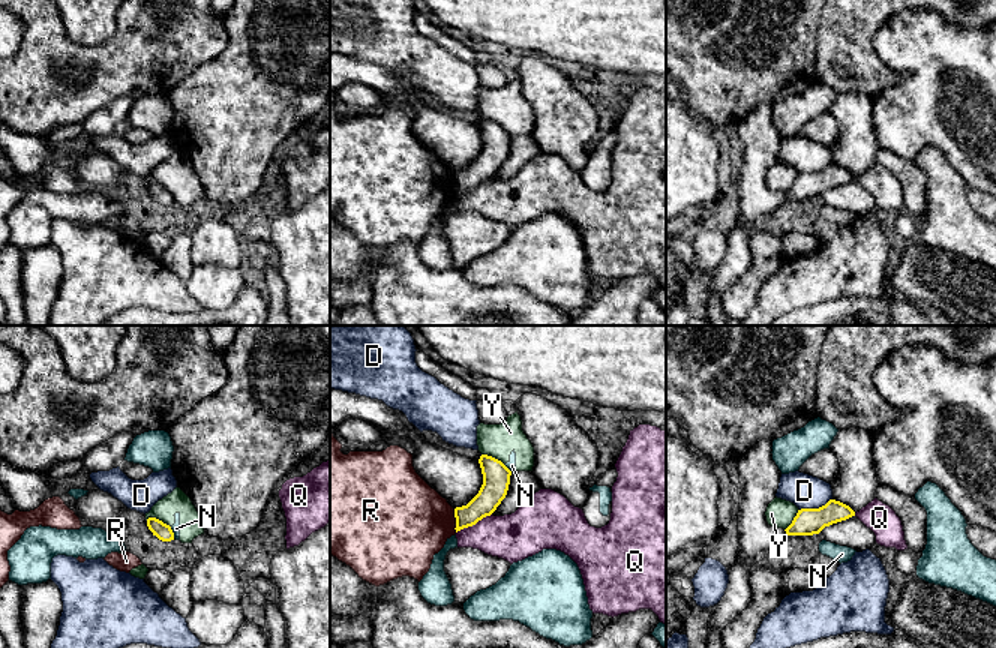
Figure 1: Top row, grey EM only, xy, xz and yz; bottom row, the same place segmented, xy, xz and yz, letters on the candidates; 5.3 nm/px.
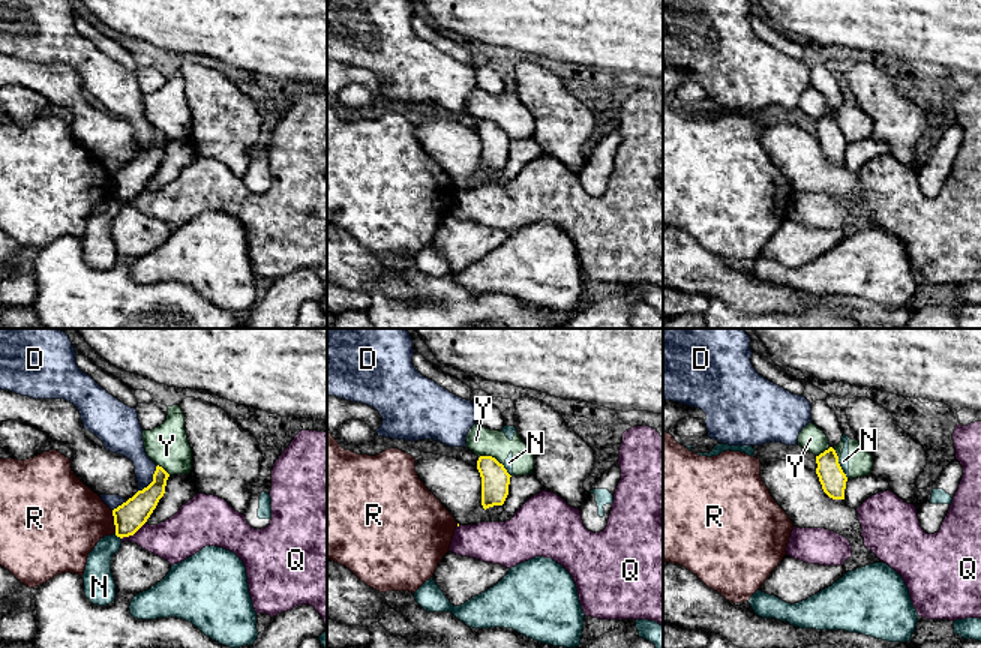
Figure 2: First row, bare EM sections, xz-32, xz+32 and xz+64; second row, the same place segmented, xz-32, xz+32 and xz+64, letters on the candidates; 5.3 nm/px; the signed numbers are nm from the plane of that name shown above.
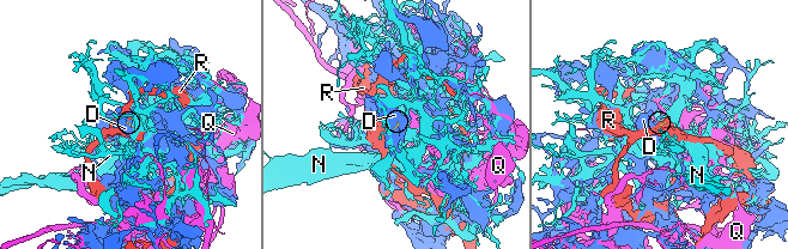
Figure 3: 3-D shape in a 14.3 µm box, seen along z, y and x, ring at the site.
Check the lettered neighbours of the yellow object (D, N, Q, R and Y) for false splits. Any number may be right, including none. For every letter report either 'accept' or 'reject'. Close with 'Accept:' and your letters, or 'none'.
D: reject
N: reject
Q: reject
R: reject
Y: reject
Accept: none

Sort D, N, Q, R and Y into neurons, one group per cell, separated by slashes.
D / N Y / Q / R

